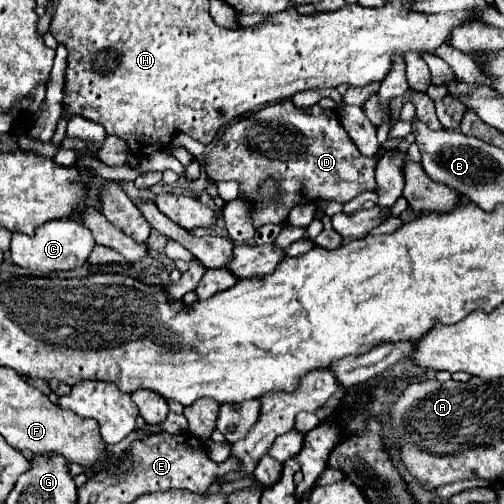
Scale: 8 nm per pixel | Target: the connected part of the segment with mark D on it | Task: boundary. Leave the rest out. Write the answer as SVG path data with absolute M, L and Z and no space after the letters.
M291 100L265 106L227 126L205 158L209 178L239 180L241 194L255 200L259 198L257 186L267 176L275 176L281 182L283 198L279 202L259 200L259 208L253 214L255 228L263 224L281 224L289 210L299 204L299 194L307 202L321 198L345 204L361 192L375 190L375 164L377 156L369 158L359 152L333 110L323 110L317 104L297 108Z

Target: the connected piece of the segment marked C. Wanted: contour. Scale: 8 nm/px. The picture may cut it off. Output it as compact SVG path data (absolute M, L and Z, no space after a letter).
M51 220L35 230L35 236L27 236L21 232L13 234L11 240L11 260L17 266L31 268L33 272L41 272L43 276L59 270L73 270L83 266L89 260L89 254L95 248L95 240L91 230L77 220Z

